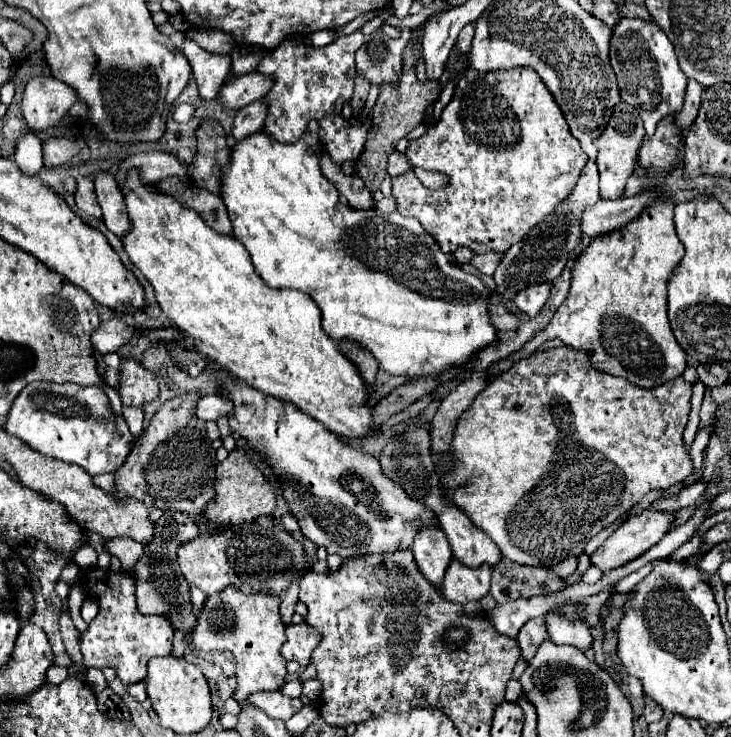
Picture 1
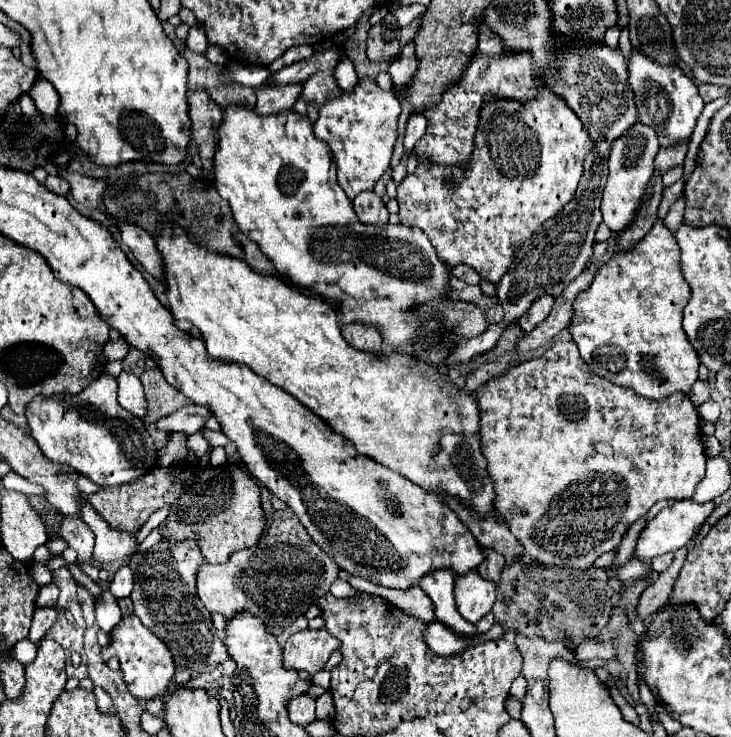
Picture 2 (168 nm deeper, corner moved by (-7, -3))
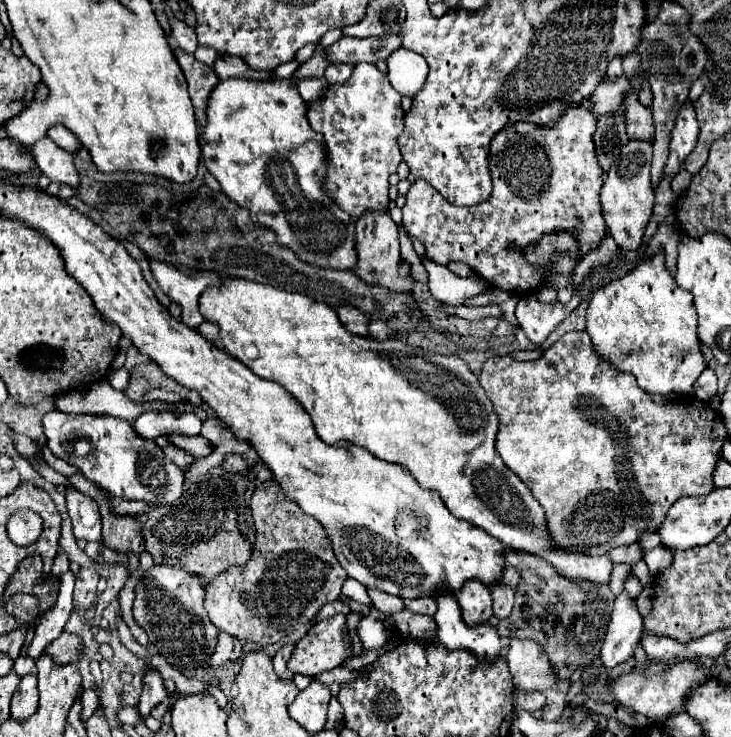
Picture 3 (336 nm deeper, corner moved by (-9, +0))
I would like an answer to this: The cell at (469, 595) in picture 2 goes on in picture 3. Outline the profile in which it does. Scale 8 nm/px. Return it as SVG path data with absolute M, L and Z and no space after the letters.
M477 580L467 582L467 586L463 586L463 590L455 592L455 600L461 608L461 616L467 626L485 624L493 614L491 612L491 604L493 604L491 590Z

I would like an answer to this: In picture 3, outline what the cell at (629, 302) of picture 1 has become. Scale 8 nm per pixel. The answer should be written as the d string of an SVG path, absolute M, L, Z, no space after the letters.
M657 252L651 260L639 262L627 276L609 286L597 290L591 296L587 310L587 332L591 334L597 354L623 372L631 372L639 386L649 394L691 394L693 384L707 368L707 362L699 348L697 338L697 312L693 298L687 290L681 290L675 284L675 278L665 268L663 252Z

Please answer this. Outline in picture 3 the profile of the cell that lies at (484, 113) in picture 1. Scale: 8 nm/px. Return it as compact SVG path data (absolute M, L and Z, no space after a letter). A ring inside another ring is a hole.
M577 106L567 110L553 128L543 128L527 122L505 126L491 142L489 168L493 176L493 194L487 202L469 208L451 206L431 184L417 180L407 192L407 204L403 206L403 226L425 246L427 256L437 264L447 266L449 262L465 262L493 288L509 292L537 292L551 270L529 264L523 254L525 248L537 246L539 238L545 234L567 232L575 236L579 256L585 256L591 250L599 248L607 236L607 224L603 222L599 202L603 170L597 162L593 144L595 124L595 114L583 106ZM509 244L517 244L521 250L509 250Z

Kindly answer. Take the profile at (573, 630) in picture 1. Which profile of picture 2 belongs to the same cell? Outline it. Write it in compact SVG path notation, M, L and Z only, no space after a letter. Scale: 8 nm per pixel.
M585 639L581 641L581 645L577 645L575 649L575 657L577 661L589 661L589 659L613 659L615 655L615 649L611 647L611 641L599 641L597 639Z

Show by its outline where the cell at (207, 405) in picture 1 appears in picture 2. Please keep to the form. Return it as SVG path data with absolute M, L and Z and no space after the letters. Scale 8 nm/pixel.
M187 405L175 413L171 413L169 417L157 421L157 427L165 433L197 433L205 427L207 419L213 417L213 411L211 409L205 409L205 405Z

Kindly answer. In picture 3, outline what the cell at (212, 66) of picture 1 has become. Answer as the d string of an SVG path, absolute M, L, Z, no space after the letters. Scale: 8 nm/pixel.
M287 62L287 64L281 64L277 70L275 70L275 78L291 78L295 74L295 70L301 66L301 62Z

